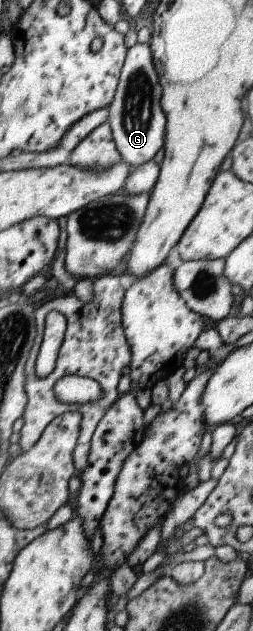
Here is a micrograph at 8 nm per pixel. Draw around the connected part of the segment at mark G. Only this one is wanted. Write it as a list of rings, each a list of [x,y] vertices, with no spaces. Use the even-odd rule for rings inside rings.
[[[136,42],[126,49],[107,121],[122,161],[131,169],[147,163],[163,147],[166,119],[160,108],[161,86],[152,62],[149,44]]]

